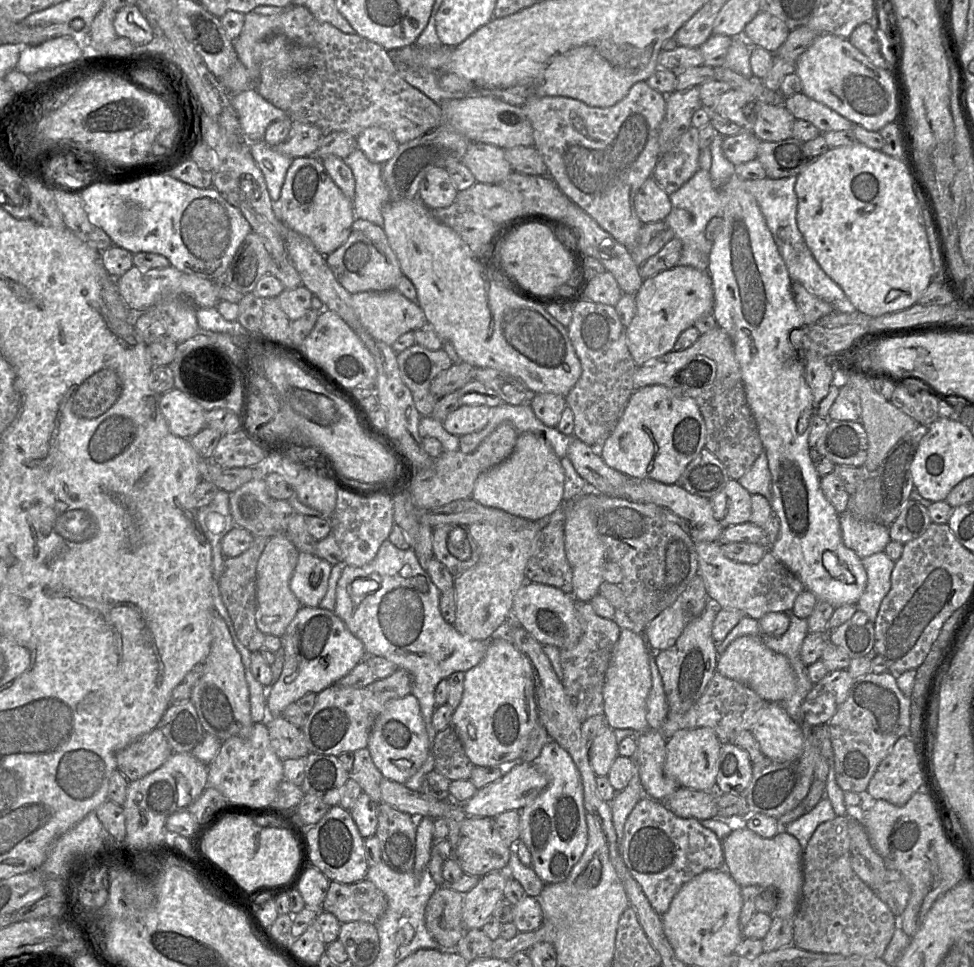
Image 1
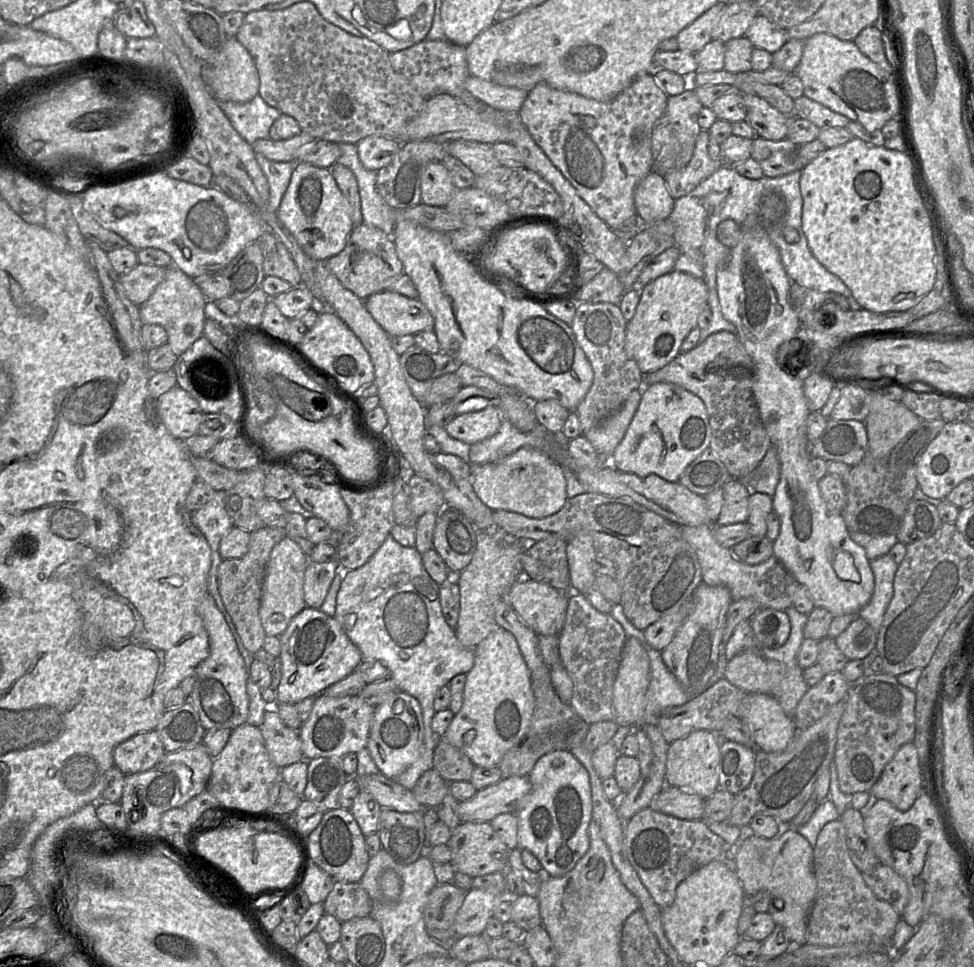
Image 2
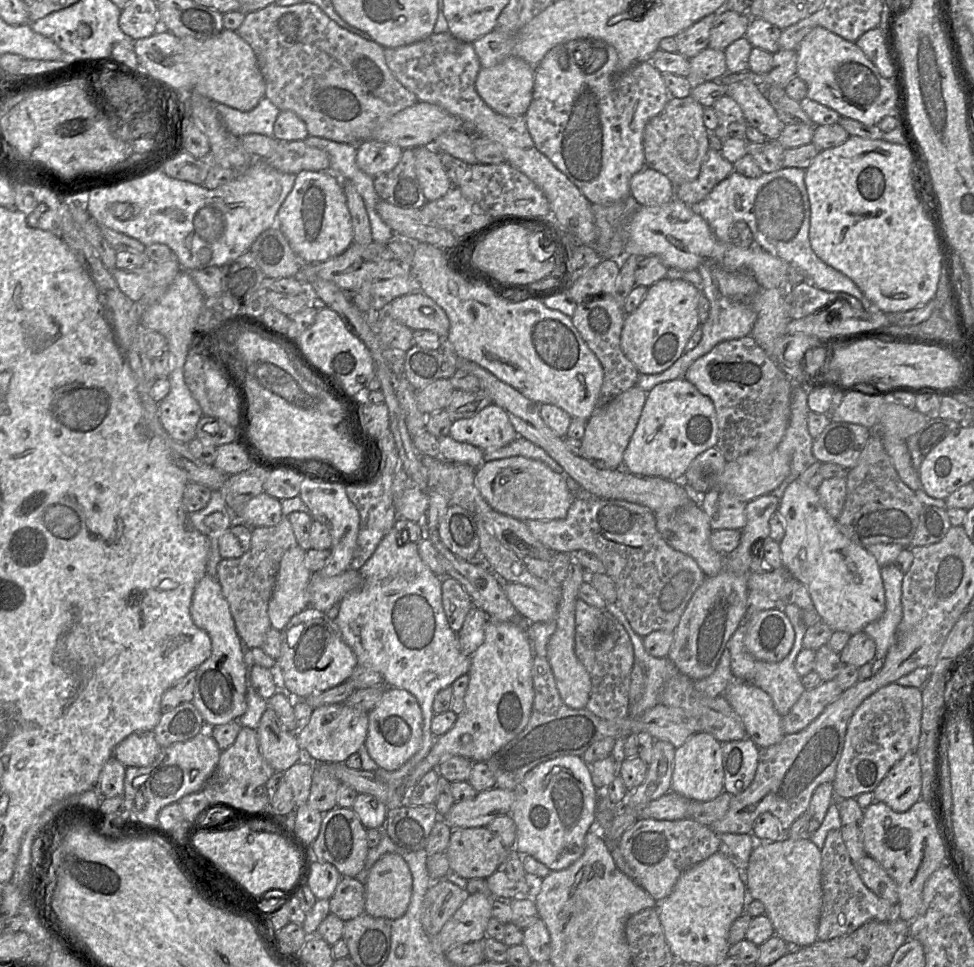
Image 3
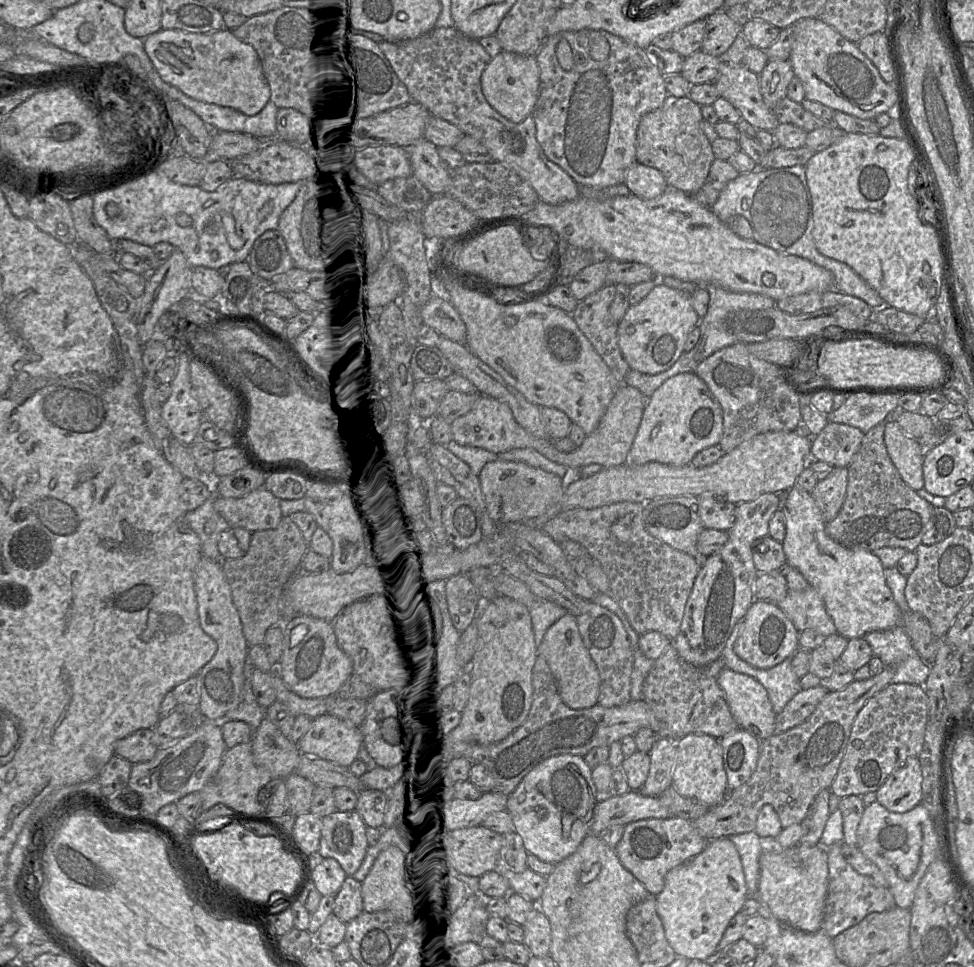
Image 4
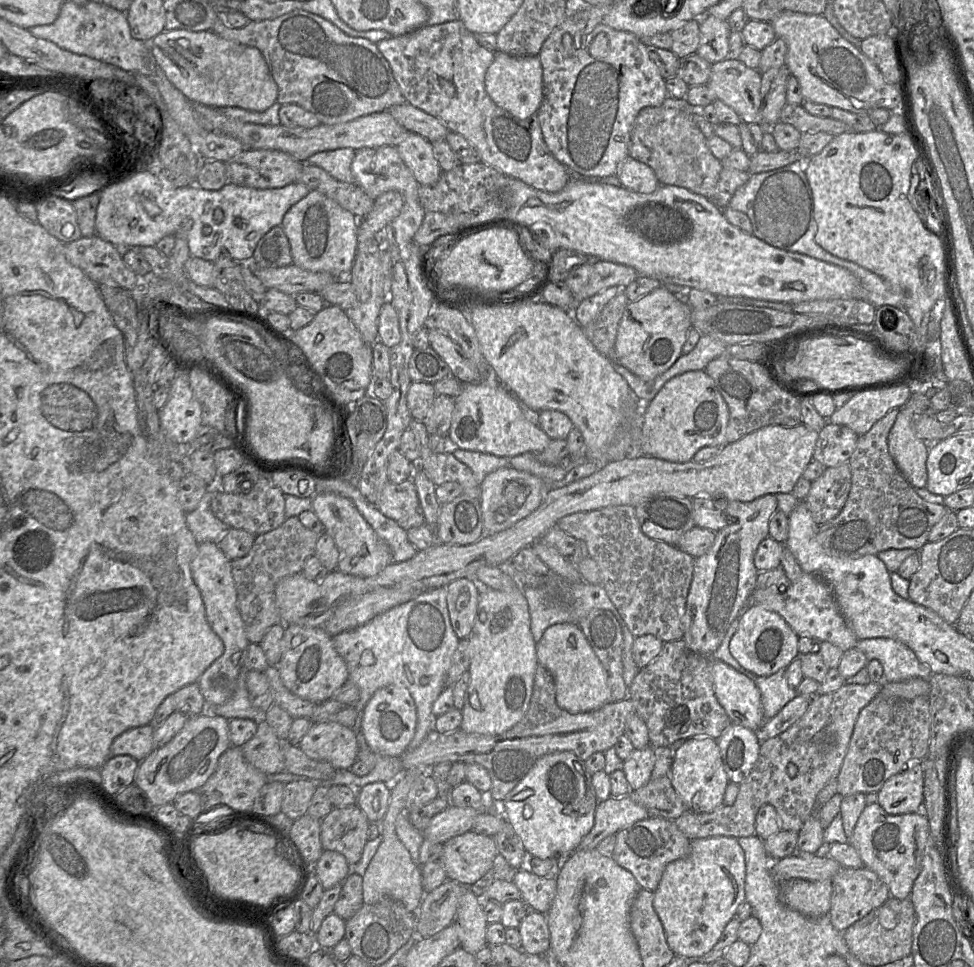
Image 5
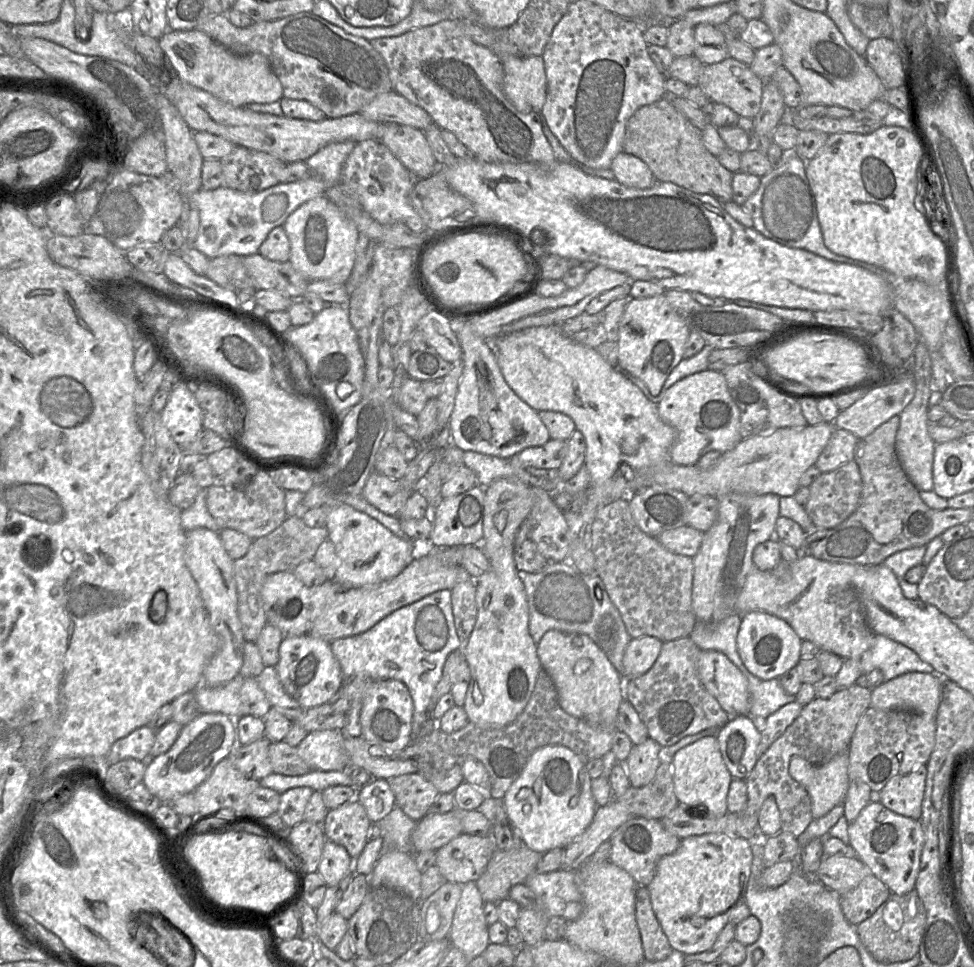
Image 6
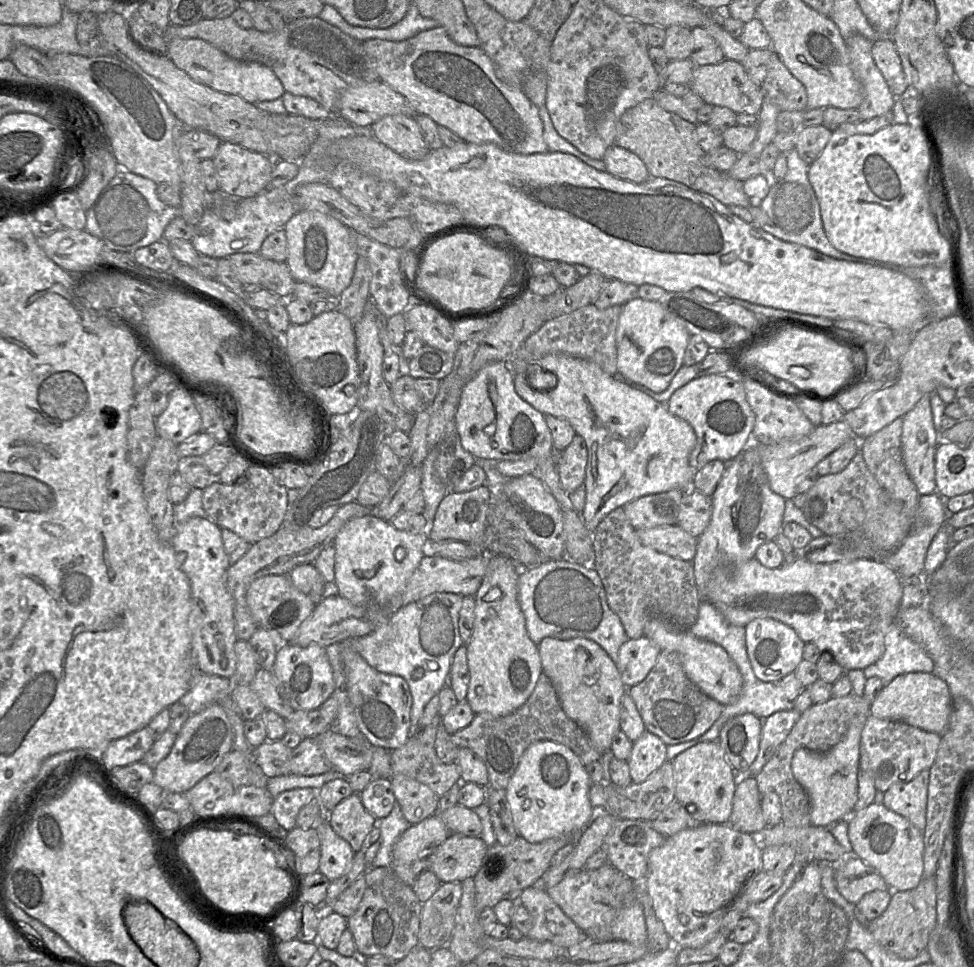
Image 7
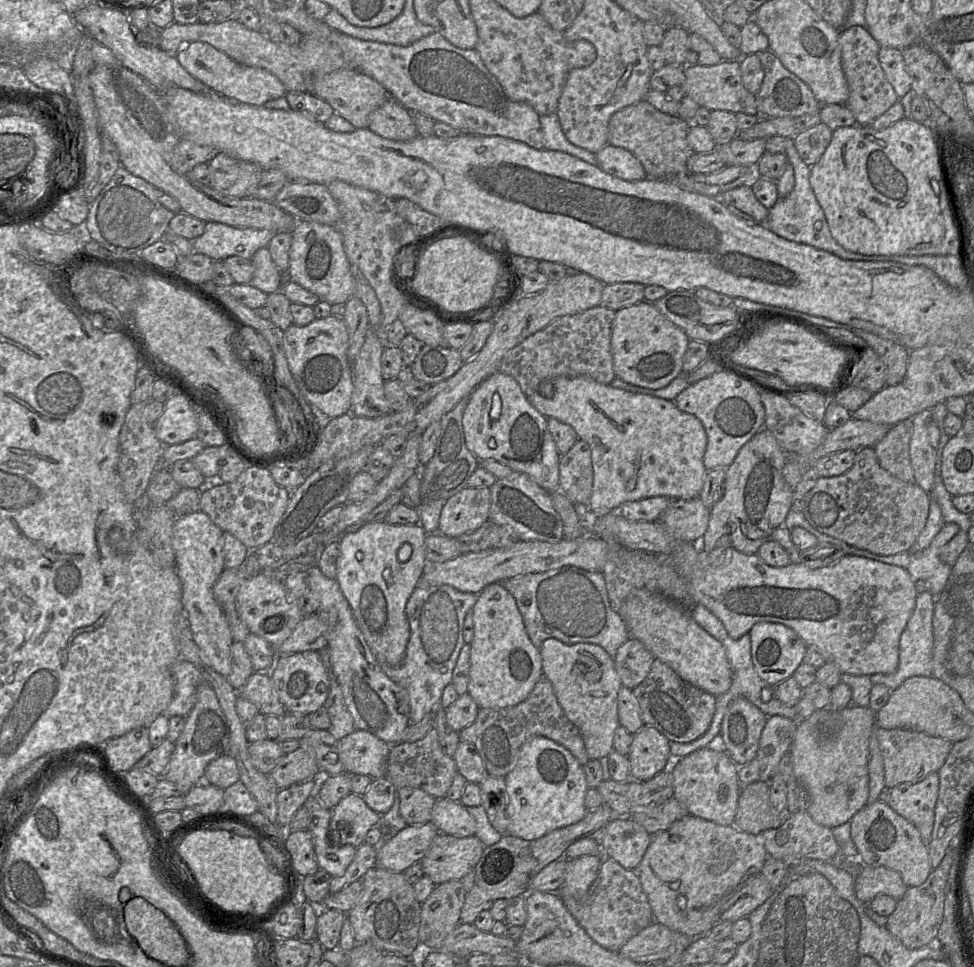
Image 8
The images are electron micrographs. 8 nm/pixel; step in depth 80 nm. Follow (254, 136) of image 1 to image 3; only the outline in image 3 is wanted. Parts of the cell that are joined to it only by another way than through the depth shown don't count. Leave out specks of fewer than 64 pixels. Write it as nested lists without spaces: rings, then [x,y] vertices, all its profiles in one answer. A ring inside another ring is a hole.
[[[265,96],[250,111],[239,111],[225,104],[214,103],[226,129],[237,137],[261,134],[273,137],[274,123],[280,110]]]

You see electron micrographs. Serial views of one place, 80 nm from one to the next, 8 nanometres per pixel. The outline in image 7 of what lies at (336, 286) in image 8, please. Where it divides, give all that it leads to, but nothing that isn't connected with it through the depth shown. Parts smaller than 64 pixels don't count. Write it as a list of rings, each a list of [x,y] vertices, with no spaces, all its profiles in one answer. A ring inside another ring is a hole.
[[[301,211],[283,228],[288,244],[286,263],[297,282],[320,287],[338,299],[350,285],[358,258],[356,233],[337,219],[318,211]]]

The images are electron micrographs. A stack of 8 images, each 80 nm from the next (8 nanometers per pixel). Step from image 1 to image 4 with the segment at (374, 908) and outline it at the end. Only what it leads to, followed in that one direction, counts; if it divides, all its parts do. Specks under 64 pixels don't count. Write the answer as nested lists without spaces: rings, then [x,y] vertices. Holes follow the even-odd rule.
[[[347,876],[335,894],[332,913],[346,924],[364,911],[361,883],[352,876]]]

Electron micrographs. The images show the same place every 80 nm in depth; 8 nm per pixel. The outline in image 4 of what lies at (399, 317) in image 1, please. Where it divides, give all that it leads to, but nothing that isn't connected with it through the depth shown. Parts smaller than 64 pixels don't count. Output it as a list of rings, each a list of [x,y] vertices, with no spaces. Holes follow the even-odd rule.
[[[433,295],[422,307],[421,317],[423,324],[435,330],[440,336],[465,344],[466,326],[447,299]]]

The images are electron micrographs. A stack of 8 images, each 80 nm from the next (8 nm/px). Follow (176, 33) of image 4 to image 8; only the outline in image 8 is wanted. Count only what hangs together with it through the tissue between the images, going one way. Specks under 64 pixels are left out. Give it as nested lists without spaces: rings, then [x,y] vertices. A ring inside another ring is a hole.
[[[196,41],[183,46],[181,44],[176,59],[195,79],[220,95],[240,103],[263,106],[266,102],[285,96],[287,93],[283,83],[271,72],[240,64],[206,42]]]

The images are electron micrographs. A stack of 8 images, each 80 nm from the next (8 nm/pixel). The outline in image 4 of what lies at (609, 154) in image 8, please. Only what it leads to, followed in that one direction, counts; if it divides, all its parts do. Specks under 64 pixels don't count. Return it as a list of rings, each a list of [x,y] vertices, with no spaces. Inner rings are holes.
[[[634,163],[627,170],[624,184],[631,194],[645,200],[654,199],[668,189],[667,182],[658,169],[640,163]]]

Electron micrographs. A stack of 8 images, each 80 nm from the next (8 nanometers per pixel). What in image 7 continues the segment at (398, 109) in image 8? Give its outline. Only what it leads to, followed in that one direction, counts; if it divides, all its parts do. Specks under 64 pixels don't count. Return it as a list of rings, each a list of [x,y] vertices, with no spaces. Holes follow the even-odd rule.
[[[384,116],[370,127],[370,133],[376,140],[409,160],[422,160],[430,152],[413,116]]]

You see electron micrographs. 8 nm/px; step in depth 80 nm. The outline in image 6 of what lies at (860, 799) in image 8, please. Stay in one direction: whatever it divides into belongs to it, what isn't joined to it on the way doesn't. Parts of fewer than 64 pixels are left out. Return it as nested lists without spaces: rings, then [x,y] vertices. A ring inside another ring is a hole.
[[[848,748],[823,765],[814,765],[800,756],[791,758],[789,773],[809,793],[814,819],[843,804],[850,784],[848,765]]]

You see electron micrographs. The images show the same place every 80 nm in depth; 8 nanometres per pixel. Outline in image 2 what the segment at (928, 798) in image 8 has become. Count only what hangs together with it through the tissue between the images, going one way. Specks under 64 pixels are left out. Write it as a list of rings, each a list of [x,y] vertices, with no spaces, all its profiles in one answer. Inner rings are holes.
[[[913,742],[898,749],[870,793],[877,799],[888,800],[900,811],[909,810],[916,799],[926,793],[918,751]]]

